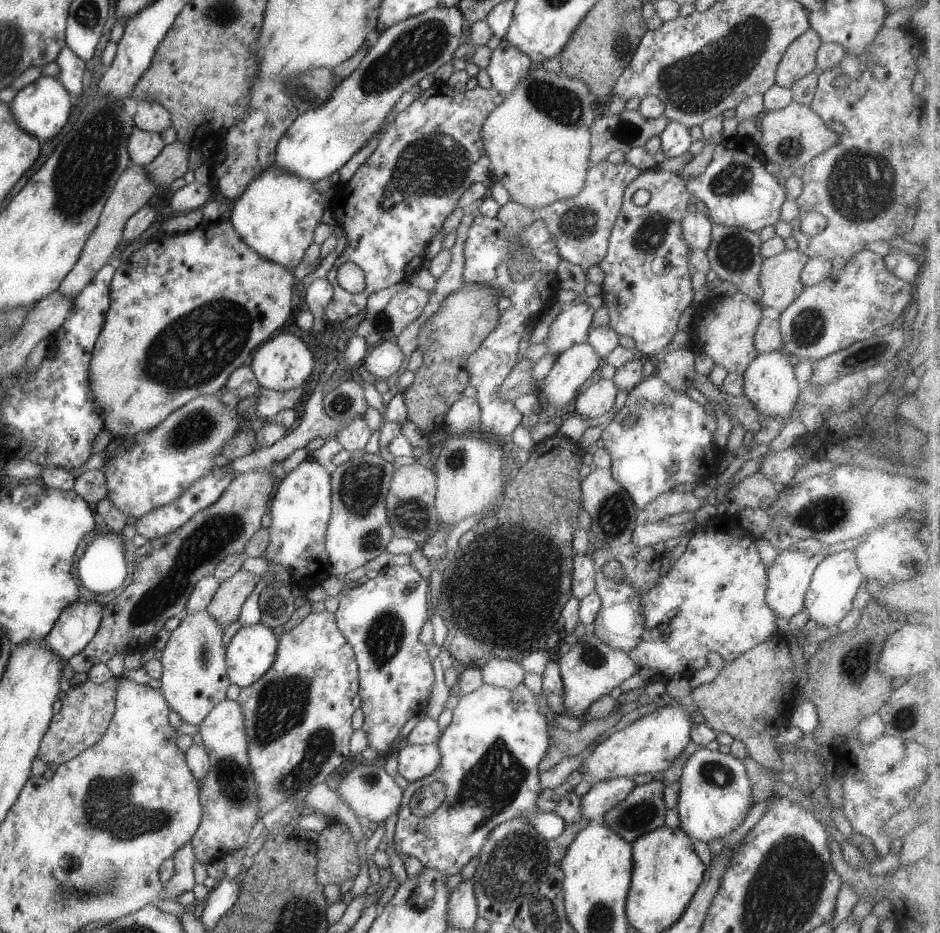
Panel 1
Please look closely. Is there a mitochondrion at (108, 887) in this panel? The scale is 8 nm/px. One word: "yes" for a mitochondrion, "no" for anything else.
yes

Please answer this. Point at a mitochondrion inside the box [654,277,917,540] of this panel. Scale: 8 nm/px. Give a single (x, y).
(825, 514)

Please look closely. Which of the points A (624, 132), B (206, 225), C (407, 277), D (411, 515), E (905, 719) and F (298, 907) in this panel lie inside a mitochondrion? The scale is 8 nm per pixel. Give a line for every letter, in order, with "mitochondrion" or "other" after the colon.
A: mitochondrion
B: other
C: other
D: mitochondrion
E: mitochondrion
F: mitochondrion

